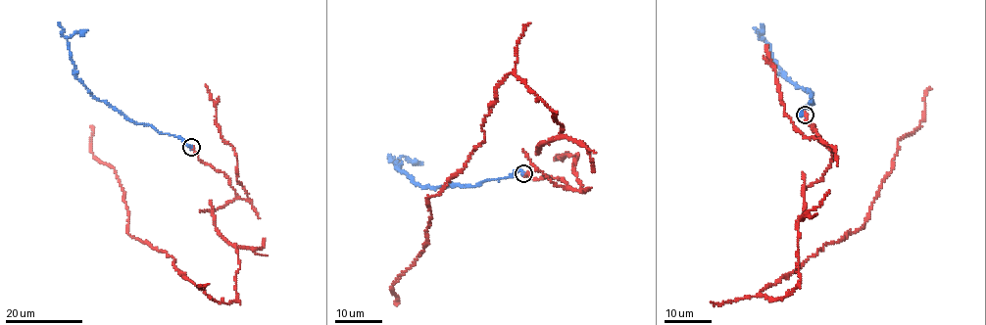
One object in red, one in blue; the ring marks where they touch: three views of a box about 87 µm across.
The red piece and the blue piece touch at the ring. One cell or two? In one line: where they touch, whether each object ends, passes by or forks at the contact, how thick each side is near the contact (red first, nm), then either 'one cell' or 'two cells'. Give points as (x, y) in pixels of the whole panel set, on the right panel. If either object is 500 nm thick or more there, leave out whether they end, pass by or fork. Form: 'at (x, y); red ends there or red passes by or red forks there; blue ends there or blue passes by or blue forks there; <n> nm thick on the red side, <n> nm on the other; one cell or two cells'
at (805, 115); red ends there; blue ends there; 480 nm thick on the red side, 400 nm on the other; one cell

